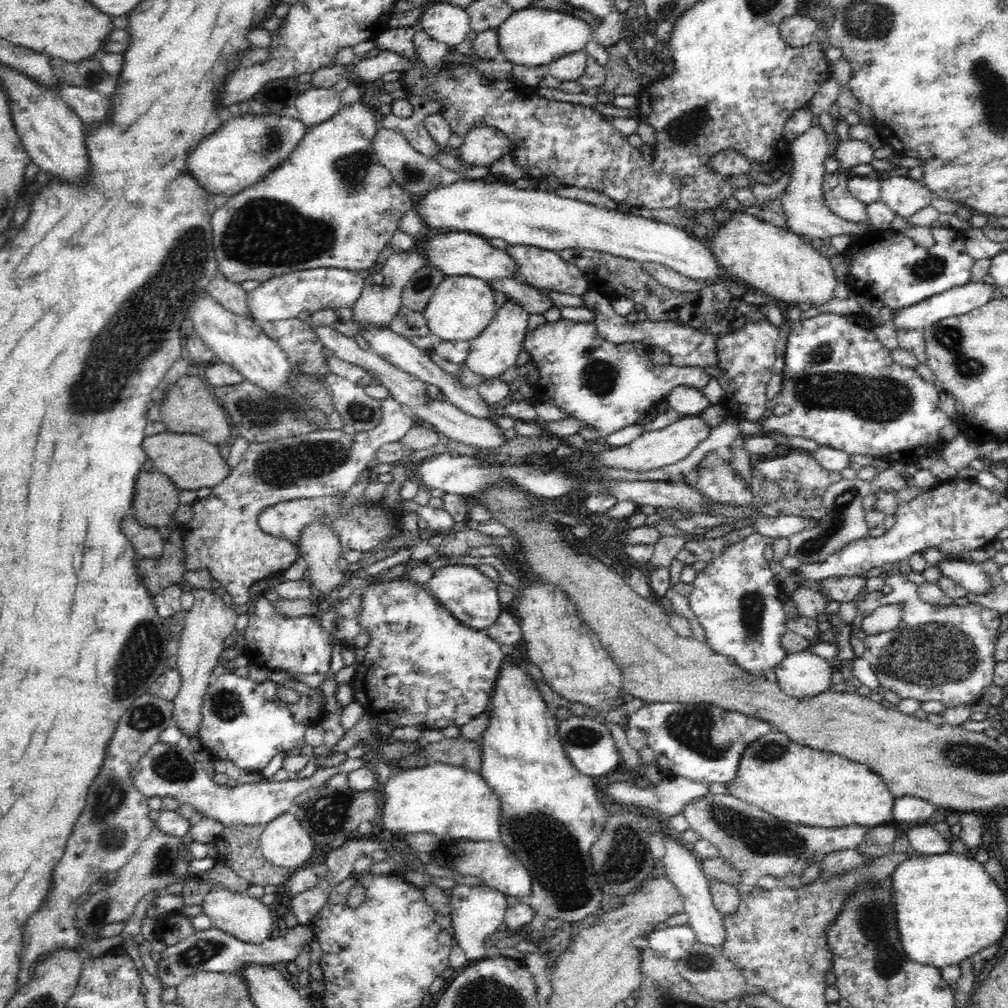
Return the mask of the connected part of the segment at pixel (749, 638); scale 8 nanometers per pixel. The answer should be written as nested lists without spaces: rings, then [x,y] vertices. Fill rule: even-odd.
[[[752,533],[741,542],[725,548],[718,558],[707,563],[706,567],[696,575],[690,596],[687,597],[692,613],[698,617],[698,622],[706,630],[705,643],[716,654],[726,656],[746,673],[762,676],[768,672],[775,672],[775,668],[787,655],[782,649],[782,636],[786,634],[788,617],[780,600],[778,583],[774,580],[769,562],[764,559],[766,540],[764,536]]]

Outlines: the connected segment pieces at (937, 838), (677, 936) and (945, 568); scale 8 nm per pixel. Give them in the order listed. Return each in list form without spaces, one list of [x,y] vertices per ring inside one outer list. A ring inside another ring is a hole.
[[[912,825],[906,829],[910,846],[922,855],[940,855],[950,853],[952,840],[944,838],[933,825]]]
[[[688,925],[663,927],[649,937],[648,946],[664,958],[680,960],[696,944],[697,937]]]
[[[944,557],[934,566],[938,566],[942,575],[958,582],[968,592],[990,594],[994,591],[988,573],[982,571],[981,565],[972,560],[946,560]]]

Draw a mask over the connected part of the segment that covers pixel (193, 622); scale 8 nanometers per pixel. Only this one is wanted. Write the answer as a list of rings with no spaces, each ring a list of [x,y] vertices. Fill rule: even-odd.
[[[200,586],[189,588],[194,594],[193,606],[185,616],[185,623],[177,637],[177,670],[182,676],[178,694],[174,697],[172,720],[174,725],[188,738],[198,737],[199,724],[202,720],[201,706],[209,684],[214,680],[214,669],[222,661],[221,652],[224,650],[224,640],[235,636],[234,625],[238,614],[234,606],[228,606],[222,597],[214,593],[214,589],[202,589]]]

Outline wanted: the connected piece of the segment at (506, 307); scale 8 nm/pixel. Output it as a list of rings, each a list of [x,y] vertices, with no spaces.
[[[507,300],[498,307],[498,312],[490,324],[472,340],[469,340],[470,352],[464,365],[482,377],[499,377],[506,369],[516,365],[516,358],[523,350],[526,328],[529,327],[530,313],[517,301]]]

